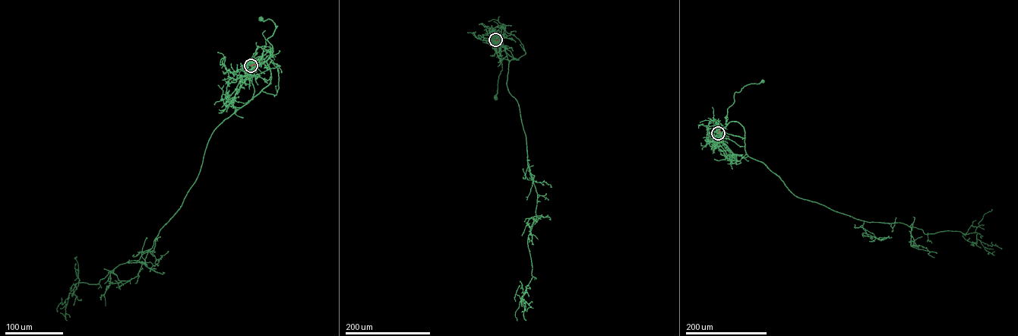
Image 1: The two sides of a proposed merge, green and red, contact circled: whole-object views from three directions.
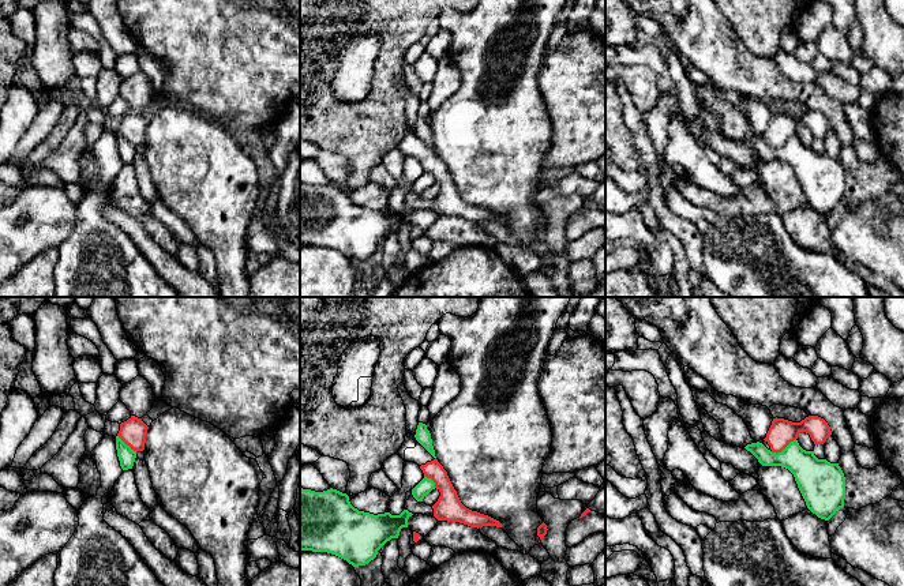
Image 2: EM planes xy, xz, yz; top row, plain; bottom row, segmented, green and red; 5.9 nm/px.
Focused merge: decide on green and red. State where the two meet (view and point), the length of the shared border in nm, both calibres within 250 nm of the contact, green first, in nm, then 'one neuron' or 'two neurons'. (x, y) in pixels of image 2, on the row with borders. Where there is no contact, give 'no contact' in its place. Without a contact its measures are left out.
yz (784, 449) | 170 nm | 220/160 nm | two neurons

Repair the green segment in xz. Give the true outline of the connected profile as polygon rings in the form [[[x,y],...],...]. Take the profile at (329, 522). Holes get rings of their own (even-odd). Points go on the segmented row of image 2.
[[[300,488],[300,551],[327,552],[353,567],[374,560],[391,538],[398,538],[413,514],[370,514],[355,508],[337,489],[315,492]]]

